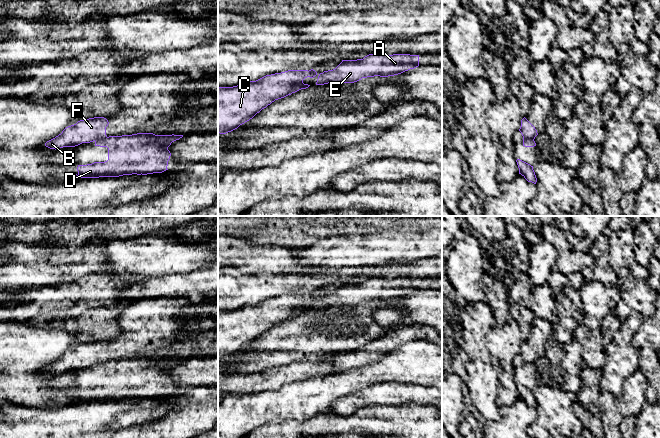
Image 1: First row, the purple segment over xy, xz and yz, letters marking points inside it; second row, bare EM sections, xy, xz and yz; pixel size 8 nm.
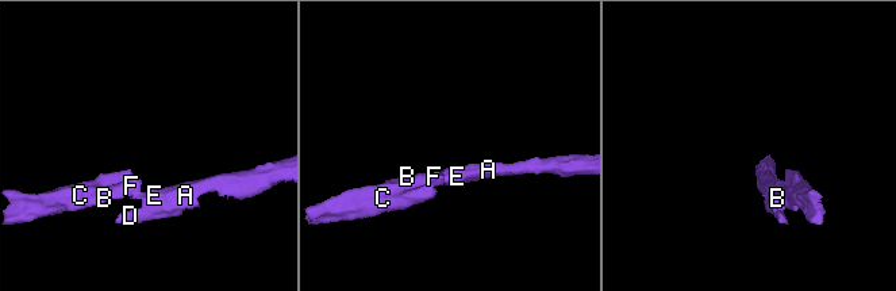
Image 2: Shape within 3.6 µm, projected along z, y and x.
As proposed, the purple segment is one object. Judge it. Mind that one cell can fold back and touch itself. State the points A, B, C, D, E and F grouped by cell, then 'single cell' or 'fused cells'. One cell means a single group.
groups A D E / B C F; fused cells

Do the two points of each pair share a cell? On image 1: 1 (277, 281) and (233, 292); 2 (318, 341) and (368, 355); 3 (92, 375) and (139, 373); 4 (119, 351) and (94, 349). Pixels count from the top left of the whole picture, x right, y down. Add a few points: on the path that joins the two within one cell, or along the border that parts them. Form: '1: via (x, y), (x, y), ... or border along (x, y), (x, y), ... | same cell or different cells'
1: via (266, 286), (244, 289) | same cell
2: border along (373, 340), (358, 349), (342, 351), (332, 355) | different cells
3: via (104, 375), (127, 375) | same cell
4: via (113, 351), (100, 351) | same cell

